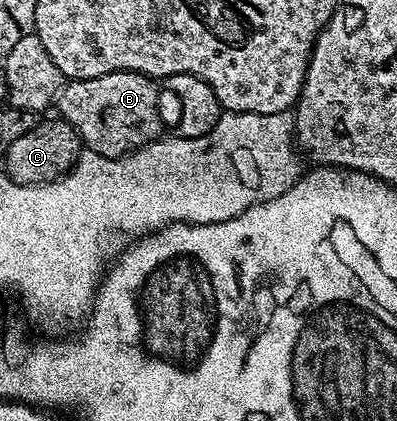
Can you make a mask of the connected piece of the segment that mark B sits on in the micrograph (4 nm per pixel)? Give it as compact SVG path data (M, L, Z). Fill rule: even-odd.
M132 70L77 78L68 81L57 95L58 117L77 131L86 149L106 158L121 158L160 137L163 122L159 119L159 90L155 86L156 79Z

